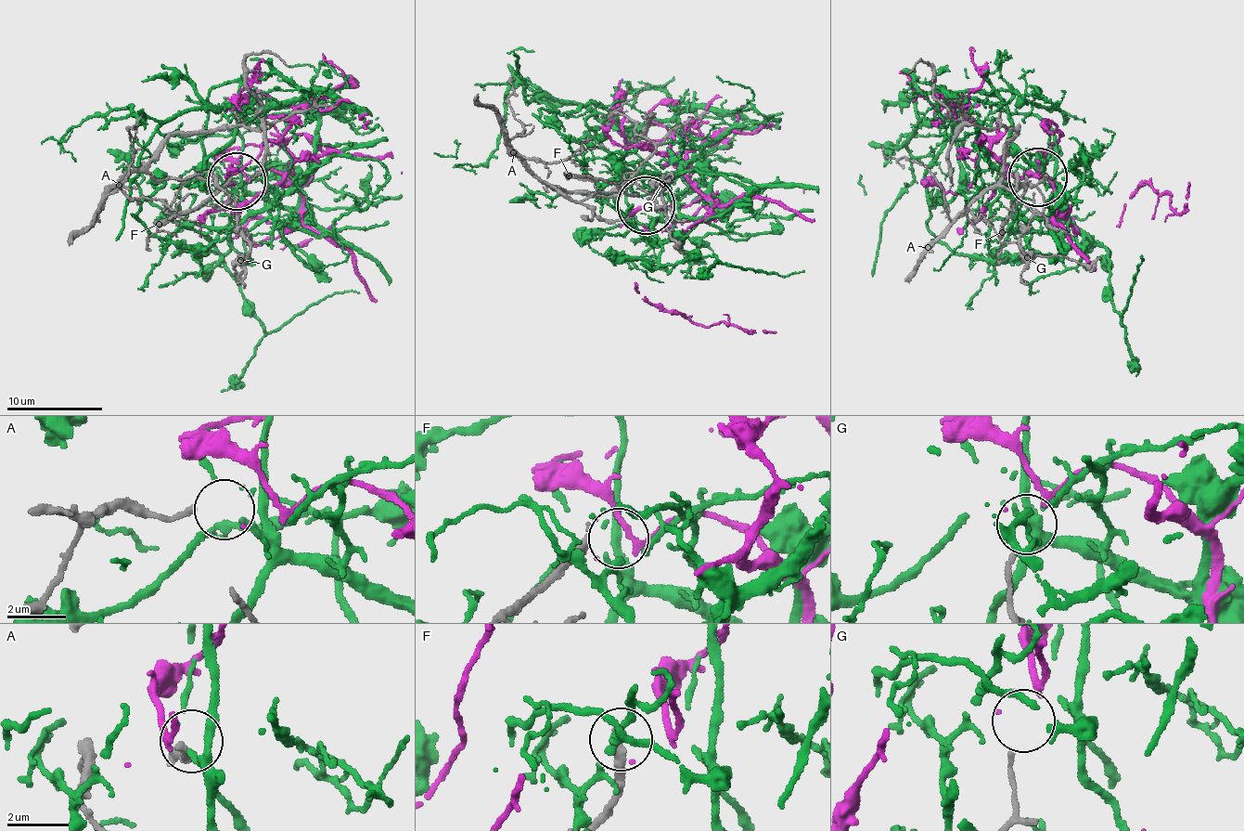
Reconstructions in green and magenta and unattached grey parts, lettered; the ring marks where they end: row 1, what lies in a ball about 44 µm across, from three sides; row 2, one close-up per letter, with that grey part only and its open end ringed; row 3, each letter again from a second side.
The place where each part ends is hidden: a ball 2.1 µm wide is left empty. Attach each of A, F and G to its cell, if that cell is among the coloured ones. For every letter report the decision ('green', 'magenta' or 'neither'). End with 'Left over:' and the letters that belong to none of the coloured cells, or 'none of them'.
A: neither
F: neither
G: magenta
Left over: A, F

